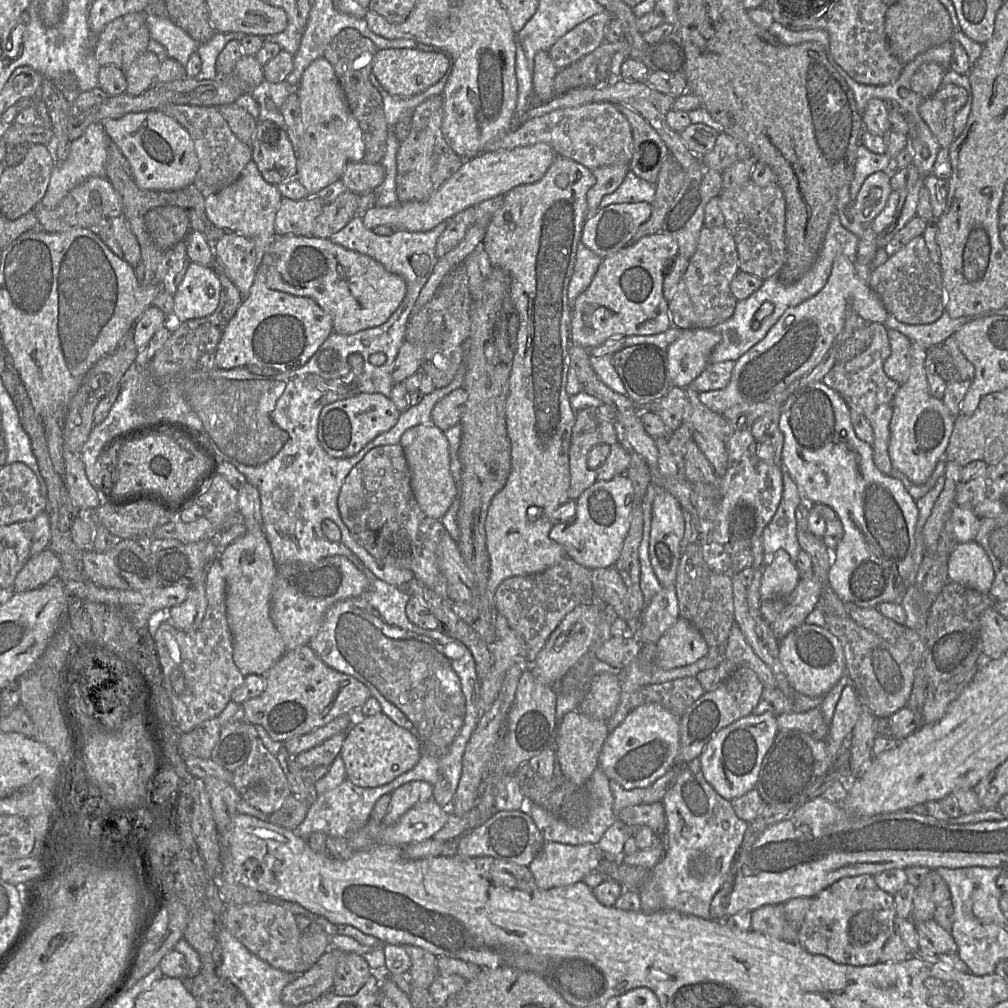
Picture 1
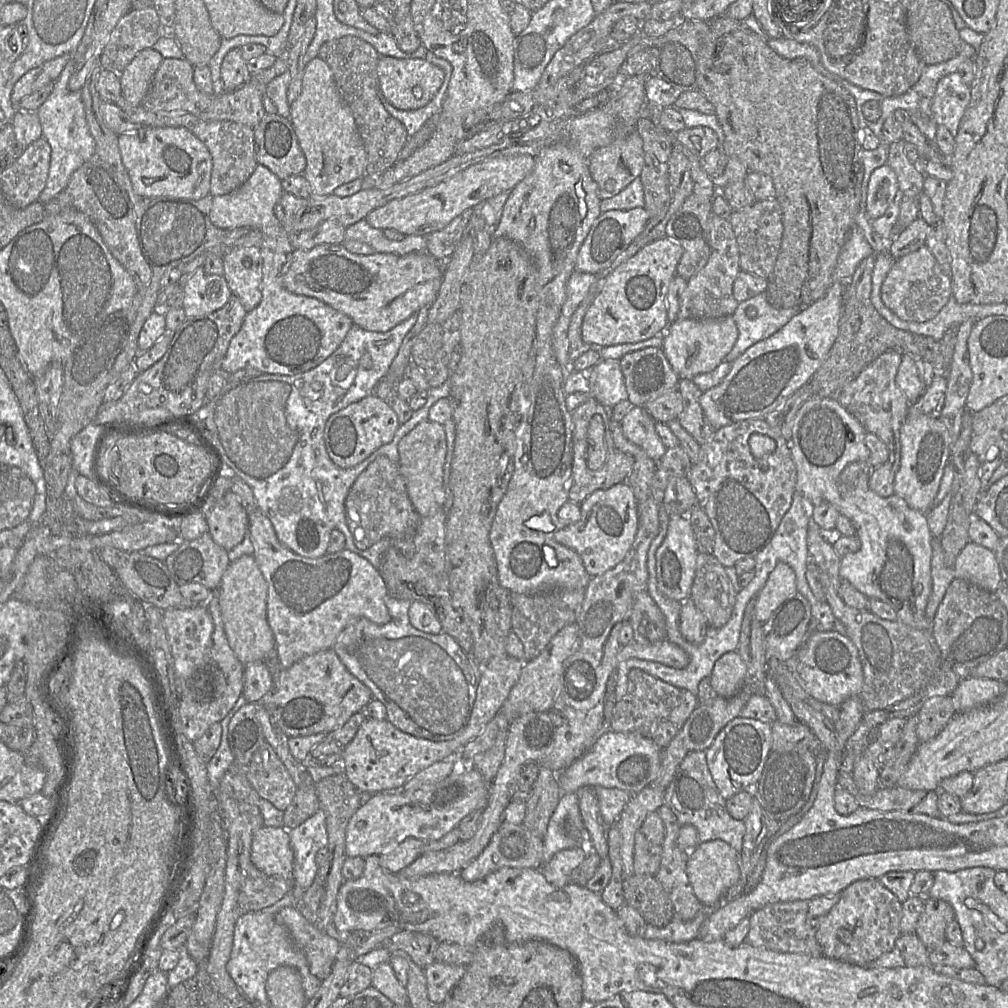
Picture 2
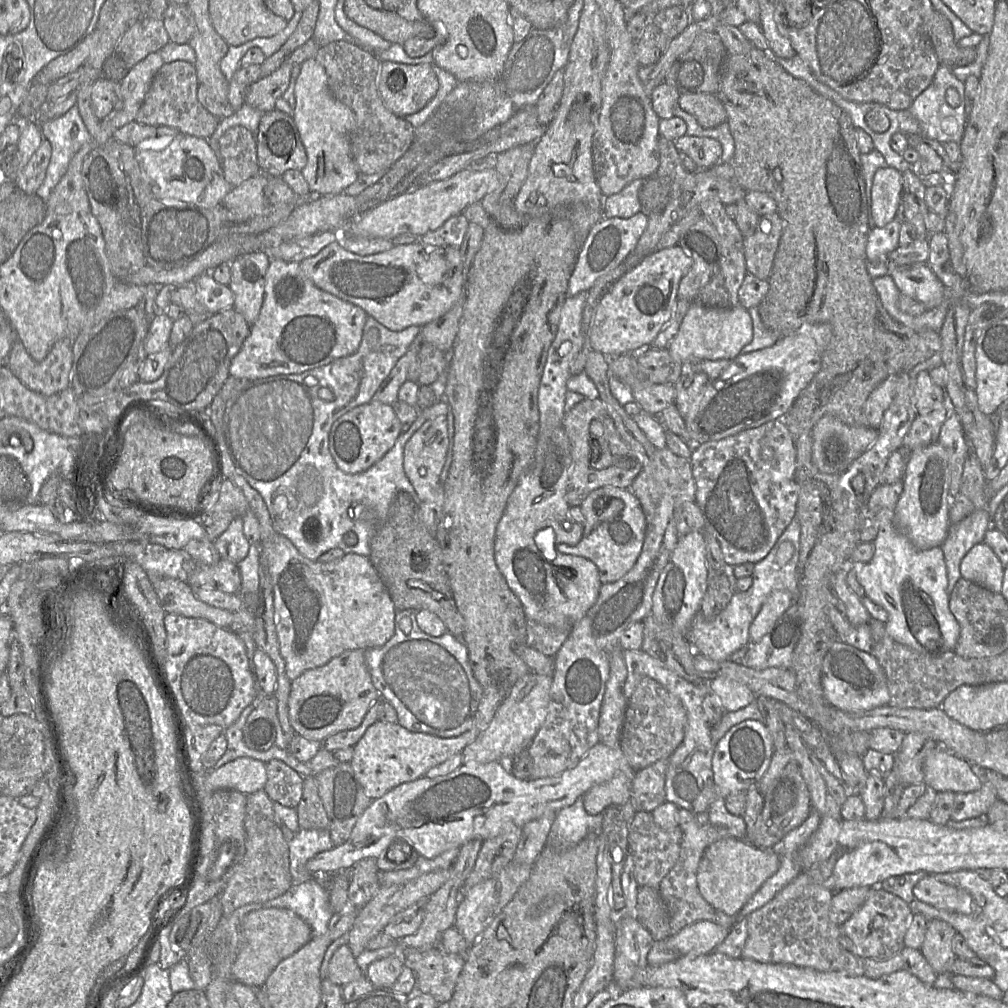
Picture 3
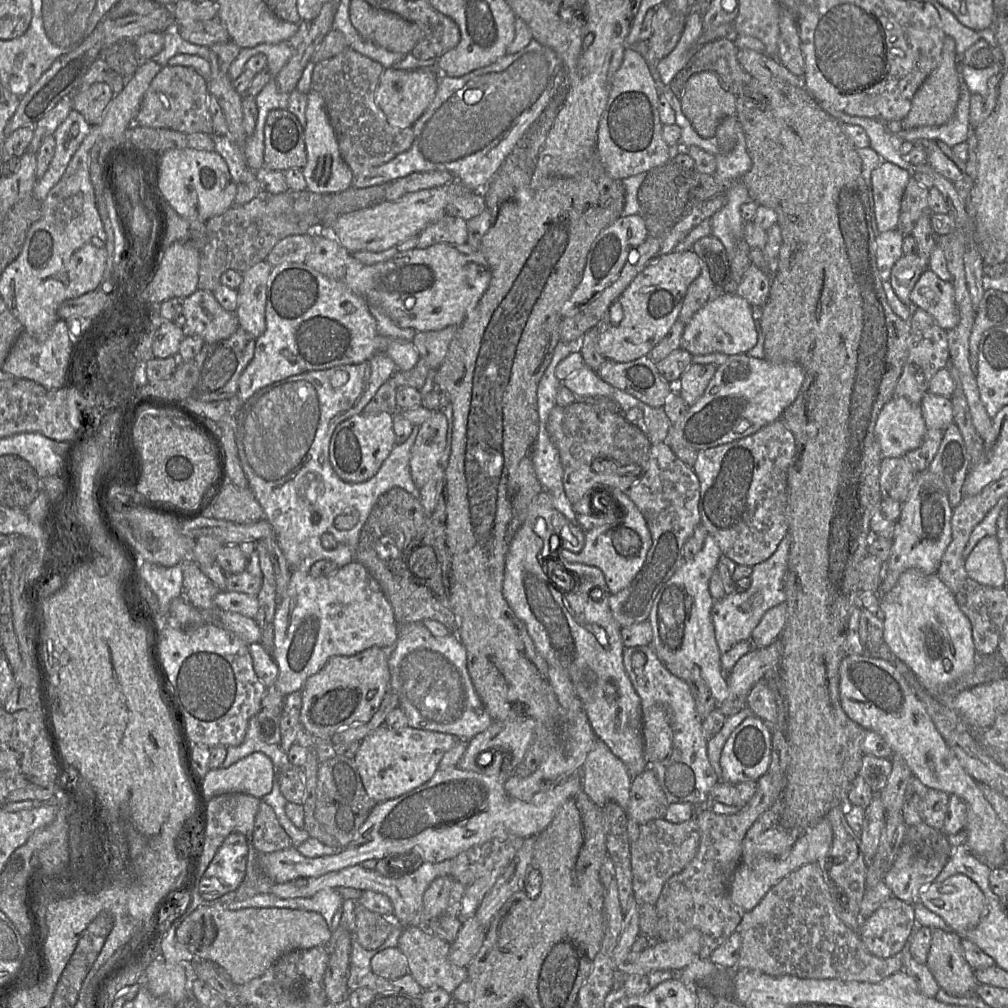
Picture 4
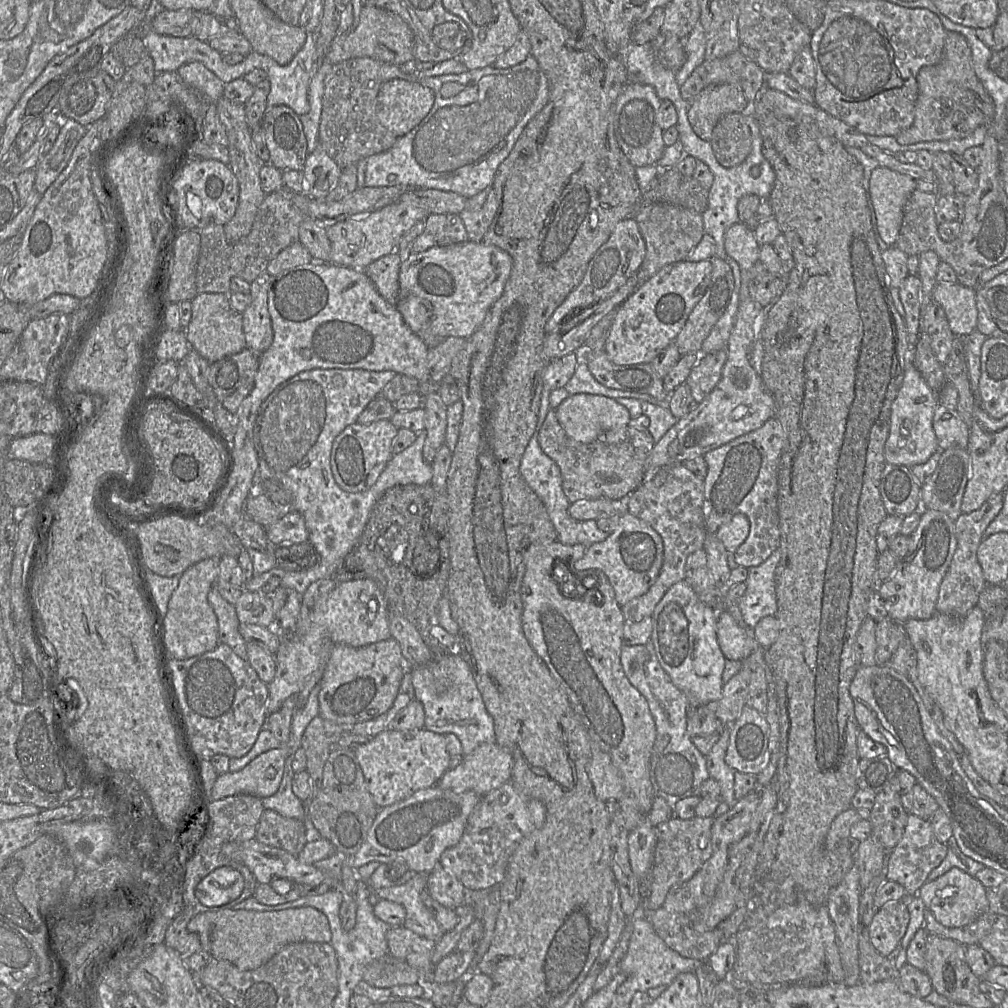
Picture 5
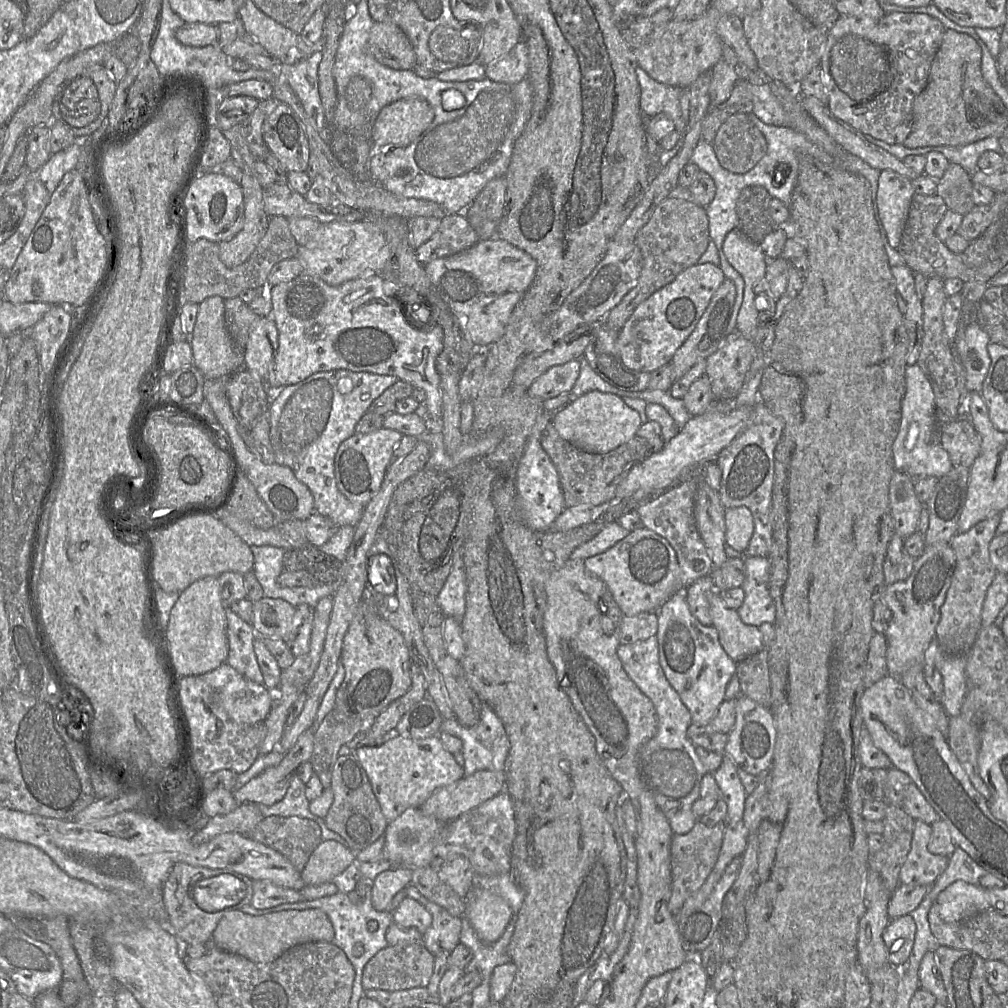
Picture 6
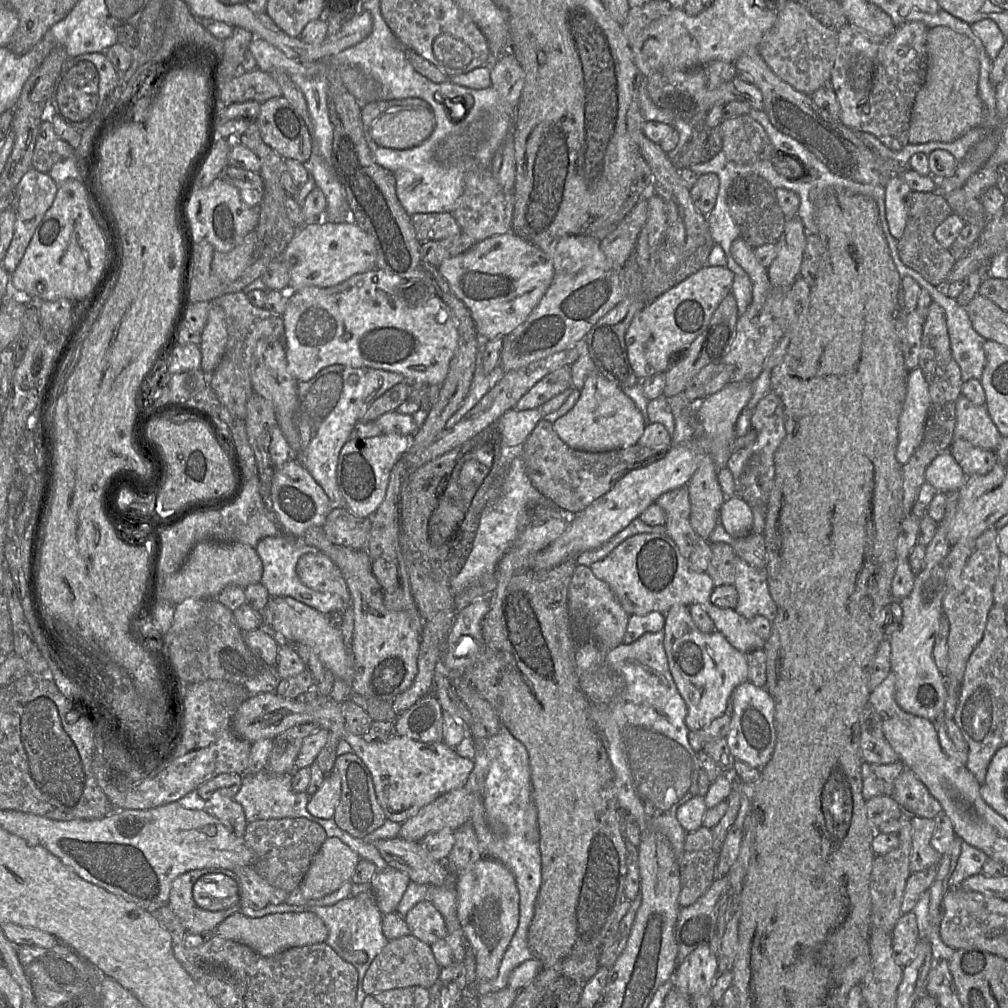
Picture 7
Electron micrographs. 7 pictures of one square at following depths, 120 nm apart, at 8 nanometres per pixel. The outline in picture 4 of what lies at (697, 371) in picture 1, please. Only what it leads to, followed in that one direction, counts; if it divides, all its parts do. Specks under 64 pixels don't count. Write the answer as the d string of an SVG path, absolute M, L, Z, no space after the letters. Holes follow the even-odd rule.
M724 294L699 309L685 325L681 349L692 356L723 353L728 356L747 354L757 342L753 307L737 294Z

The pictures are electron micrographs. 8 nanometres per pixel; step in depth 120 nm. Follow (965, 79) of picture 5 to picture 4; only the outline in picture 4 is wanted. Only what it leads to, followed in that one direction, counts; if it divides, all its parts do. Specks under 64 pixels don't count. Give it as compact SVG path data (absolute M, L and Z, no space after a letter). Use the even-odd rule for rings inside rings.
M946 36L942 57L938 67L924 80L912 100L908 115L902 120L902 127L911 129L921 126L941 126L948 123L955 115L960 96L961 75L956 52L956 43Z

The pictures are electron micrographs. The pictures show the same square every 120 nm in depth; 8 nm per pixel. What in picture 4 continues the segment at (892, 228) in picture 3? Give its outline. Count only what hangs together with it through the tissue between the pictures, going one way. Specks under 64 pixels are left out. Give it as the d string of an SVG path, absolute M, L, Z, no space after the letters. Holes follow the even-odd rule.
M898 229L879 233L876 236L876 261L882 280L888 280L894 264L903 254L903 236Z

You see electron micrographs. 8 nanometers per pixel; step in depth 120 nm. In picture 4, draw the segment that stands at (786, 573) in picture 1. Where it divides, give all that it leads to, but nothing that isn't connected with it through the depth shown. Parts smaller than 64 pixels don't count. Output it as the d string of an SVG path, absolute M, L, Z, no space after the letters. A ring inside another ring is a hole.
M786 603L767 610L751 634L751 643L756 647L766 647L780 638L788 614Z

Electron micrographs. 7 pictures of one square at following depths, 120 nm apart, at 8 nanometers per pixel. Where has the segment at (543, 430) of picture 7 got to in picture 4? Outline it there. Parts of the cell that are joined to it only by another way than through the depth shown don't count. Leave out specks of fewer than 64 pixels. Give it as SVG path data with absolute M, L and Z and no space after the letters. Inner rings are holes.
M576 401L566 407L556 405L549 413L546 430L559 452L564 490L572 504L599 486L607 486L602 489L617 488L627 493L647 468L652 446L649 438L639 426L628 422L624 414L608 405L592 405L586 401ZM596 458L613 461L624 474L593 471L591 465Z

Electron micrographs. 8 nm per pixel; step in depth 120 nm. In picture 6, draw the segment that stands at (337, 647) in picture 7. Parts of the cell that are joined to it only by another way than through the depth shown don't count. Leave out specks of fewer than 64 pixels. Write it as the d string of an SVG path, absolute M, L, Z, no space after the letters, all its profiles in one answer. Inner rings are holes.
M263 597L253 603L252 626L258 637L281 638L286 641L286 637L291 631L295 611L296 606L283 599Z

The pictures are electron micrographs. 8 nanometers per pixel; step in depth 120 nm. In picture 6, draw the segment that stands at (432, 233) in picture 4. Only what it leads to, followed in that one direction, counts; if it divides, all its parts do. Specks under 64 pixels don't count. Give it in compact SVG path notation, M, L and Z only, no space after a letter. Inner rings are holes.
M464 213L447 215L433 236L416 249L418 260L427 264L435 259L454 255L479 241Z

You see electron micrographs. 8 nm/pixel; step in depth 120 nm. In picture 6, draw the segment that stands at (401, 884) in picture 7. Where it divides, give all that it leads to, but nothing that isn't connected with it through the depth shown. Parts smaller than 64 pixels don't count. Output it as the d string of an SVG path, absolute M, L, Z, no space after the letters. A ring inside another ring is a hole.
M392 865L379 873L372 881L371 900L377 911L389 911L397 893L404 890L411 882L411 869L403 865Z

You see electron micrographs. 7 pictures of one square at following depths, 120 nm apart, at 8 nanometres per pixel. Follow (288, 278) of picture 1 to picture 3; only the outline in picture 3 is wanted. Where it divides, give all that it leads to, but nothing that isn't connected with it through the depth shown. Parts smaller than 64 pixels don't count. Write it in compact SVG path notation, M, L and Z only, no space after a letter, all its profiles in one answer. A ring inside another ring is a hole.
M335 241L315 256L303 259L299 265L318 288L360 307L391 331L401 331L413 325L423 327L447 313L458 300L465 300L464 264L460 249L455 247L426 247L416 241L378 254L361 256L349 252Z

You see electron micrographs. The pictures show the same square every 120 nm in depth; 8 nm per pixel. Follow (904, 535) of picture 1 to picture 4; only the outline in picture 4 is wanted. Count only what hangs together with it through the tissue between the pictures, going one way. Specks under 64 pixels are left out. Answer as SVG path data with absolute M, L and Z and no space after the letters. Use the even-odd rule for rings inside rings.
M894 396L879 412L875 435L879 441L883 457L904 457L904 455L918 448L924 439L927 427L919 404L913 404L907 399ZM910 568L900 575L896 585L888 593L879 595L879 598L879 607L885 613L884 646L892 659L905 663L928 693L947 708L953 709L955 693L947 693L947 690L957 679L975 668L979 657L973 643L971 623L959 609L955 596L937 573L927 574L919 569Z

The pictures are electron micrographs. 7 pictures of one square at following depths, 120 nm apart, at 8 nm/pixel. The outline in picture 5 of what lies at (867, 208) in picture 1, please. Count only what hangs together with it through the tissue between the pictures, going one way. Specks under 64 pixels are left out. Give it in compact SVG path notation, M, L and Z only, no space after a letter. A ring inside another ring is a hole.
M878 166L872 172L870 192L879 234L888 246L896 246L904 209L916 181L909 175Z

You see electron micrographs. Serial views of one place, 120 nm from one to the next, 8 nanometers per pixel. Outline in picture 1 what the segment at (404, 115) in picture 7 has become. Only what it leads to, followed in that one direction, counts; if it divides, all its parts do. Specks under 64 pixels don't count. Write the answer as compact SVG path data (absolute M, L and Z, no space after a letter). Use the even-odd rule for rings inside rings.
M388 48L377 50L372 73L381 86L391 95L408 98L418 95L435 85L446 73L449 59L441 52L411 48Z

